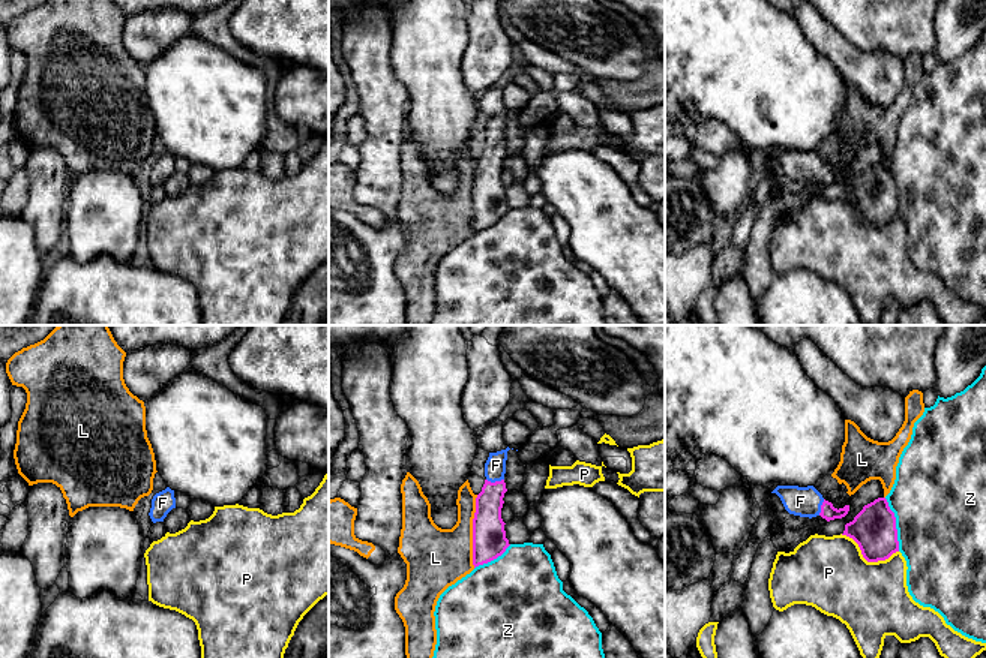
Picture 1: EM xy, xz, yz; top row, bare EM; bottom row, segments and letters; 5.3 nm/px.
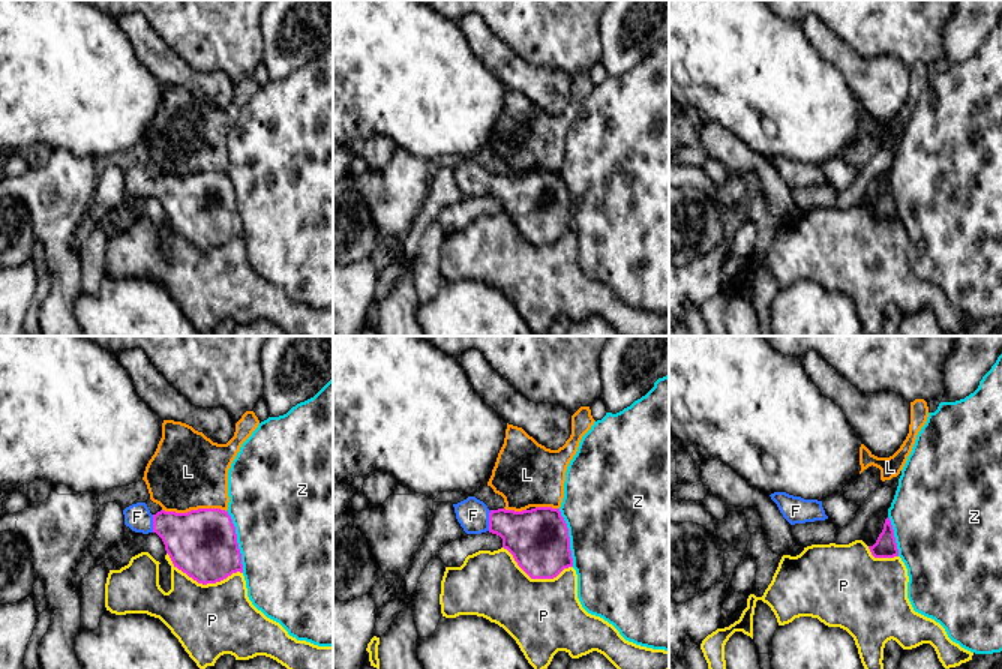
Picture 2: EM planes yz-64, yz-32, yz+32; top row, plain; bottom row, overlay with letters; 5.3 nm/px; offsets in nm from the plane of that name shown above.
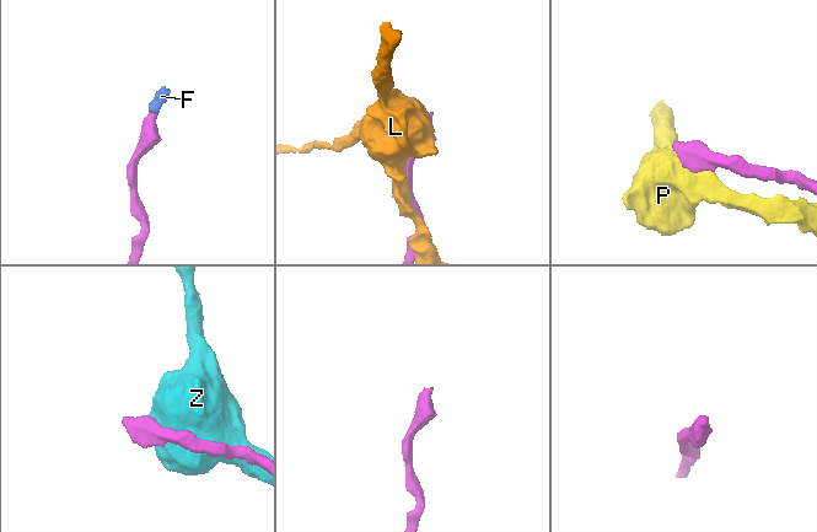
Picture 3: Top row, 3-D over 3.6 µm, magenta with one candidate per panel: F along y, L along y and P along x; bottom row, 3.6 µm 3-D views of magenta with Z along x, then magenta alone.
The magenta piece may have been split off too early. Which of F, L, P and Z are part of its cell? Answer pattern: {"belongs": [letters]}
{"belongs": ["F"]}

